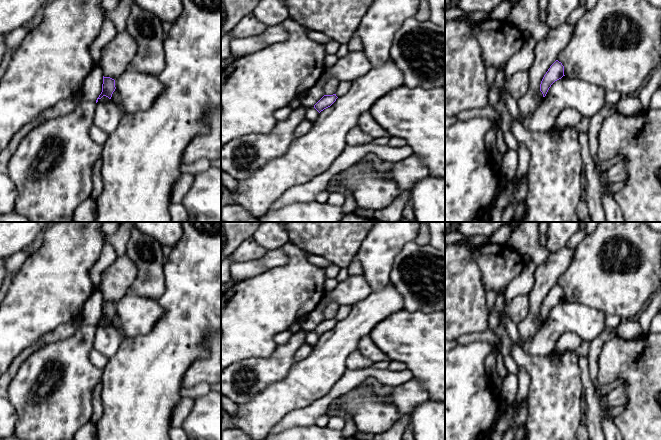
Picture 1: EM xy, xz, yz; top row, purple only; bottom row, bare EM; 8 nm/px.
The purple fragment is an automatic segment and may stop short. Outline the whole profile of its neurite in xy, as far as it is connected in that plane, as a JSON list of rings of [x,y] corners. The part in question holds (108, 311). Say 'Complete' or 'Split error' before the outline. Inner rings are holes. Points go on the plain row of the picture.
Complete. [[[103,300],[103,308],[102,308],[102,316],[99,319],[99,321],[96,324],[96,327],[99,323],[101,323],[103,320],[108,321],[111,323],[113,316],[115,315],[115,304],[110,301],[104,301]]]

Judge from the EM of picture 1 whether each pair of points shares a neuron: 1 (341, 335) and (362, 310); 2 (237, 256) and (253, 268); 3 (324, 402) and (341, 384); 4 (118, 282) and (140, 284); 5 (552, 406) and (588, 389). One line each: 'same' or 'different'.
1: same
2: different
3: same
4: different
5: different

